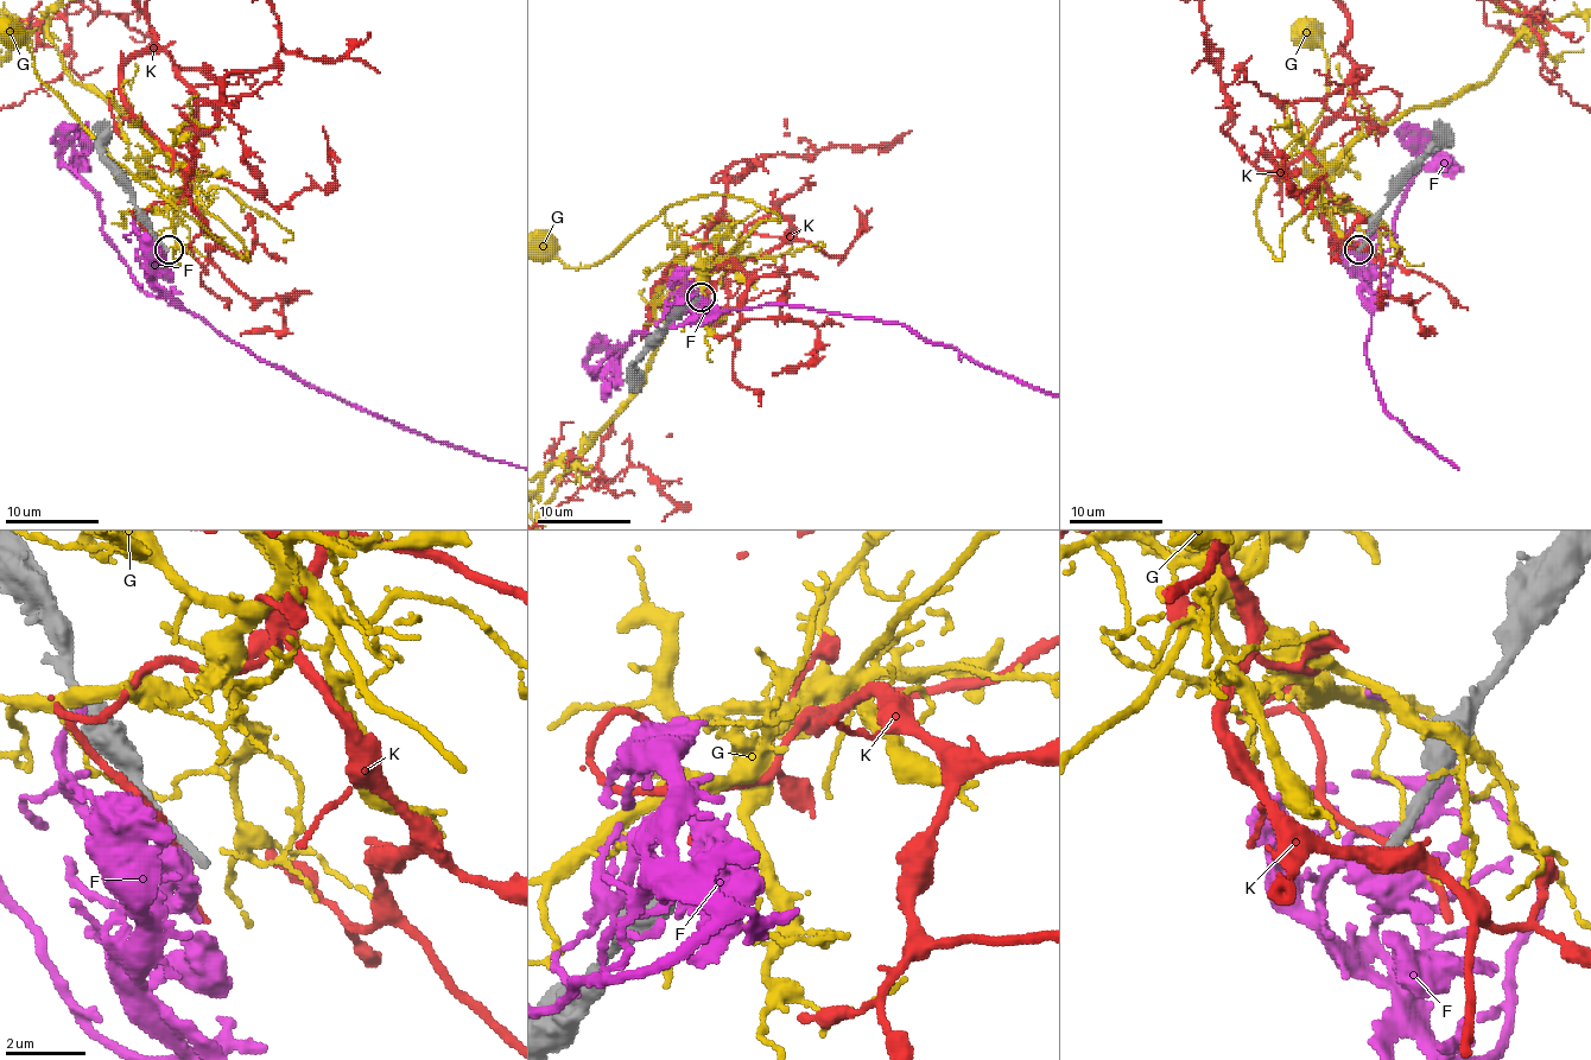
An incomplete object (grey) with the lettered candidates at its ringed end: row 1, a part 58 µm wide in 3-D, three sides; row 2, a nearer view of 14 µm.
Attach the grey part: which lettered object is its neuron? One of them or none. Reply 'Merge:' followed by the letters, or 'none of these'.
Merge: none of these

